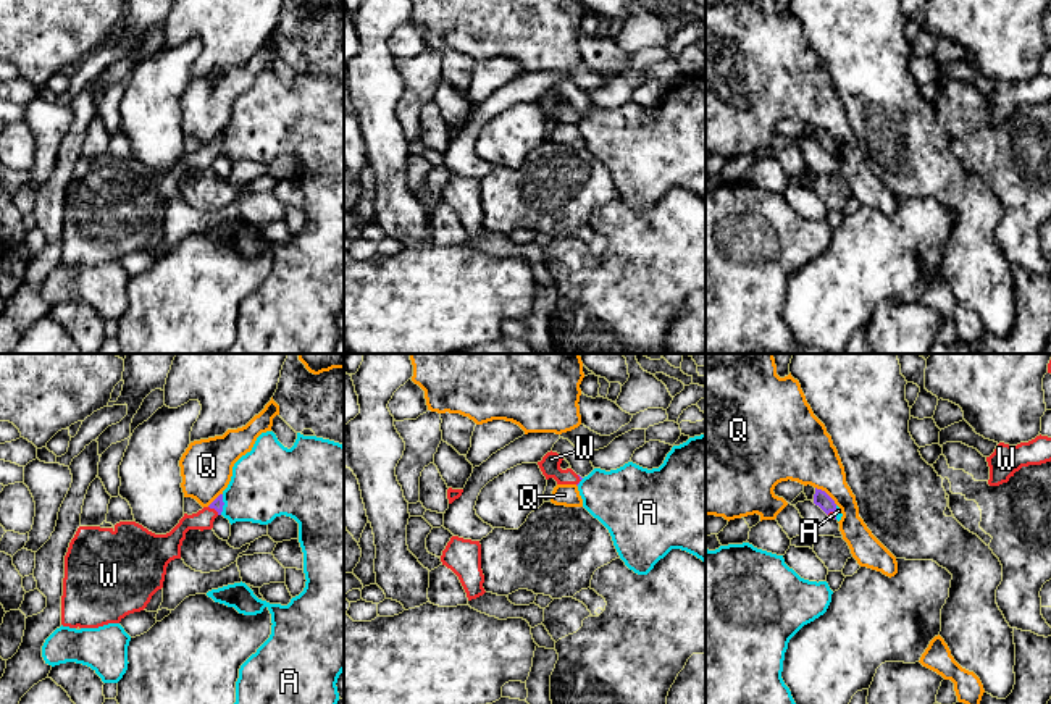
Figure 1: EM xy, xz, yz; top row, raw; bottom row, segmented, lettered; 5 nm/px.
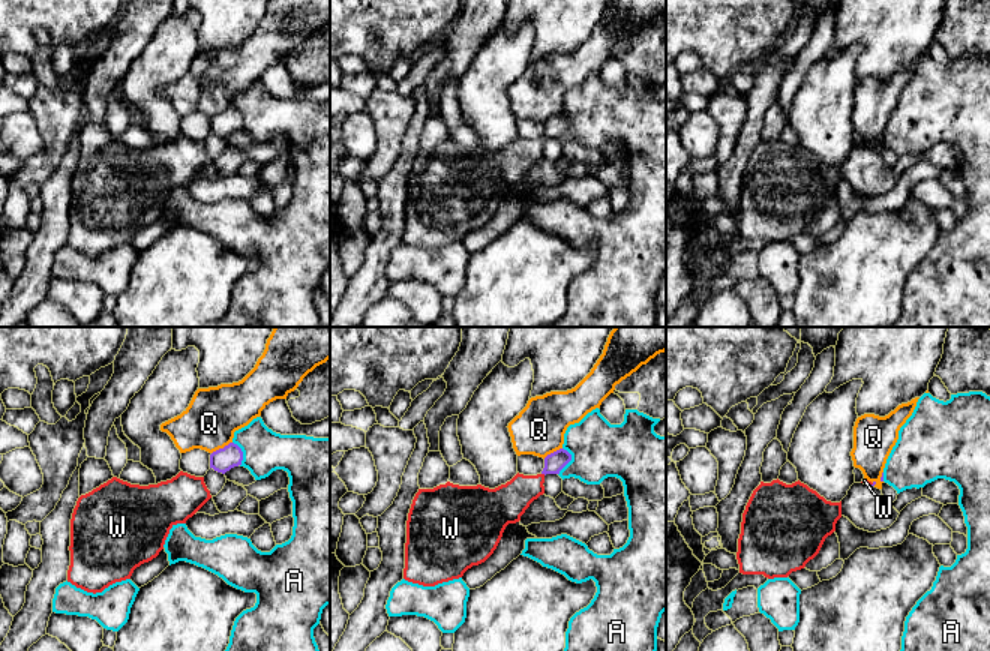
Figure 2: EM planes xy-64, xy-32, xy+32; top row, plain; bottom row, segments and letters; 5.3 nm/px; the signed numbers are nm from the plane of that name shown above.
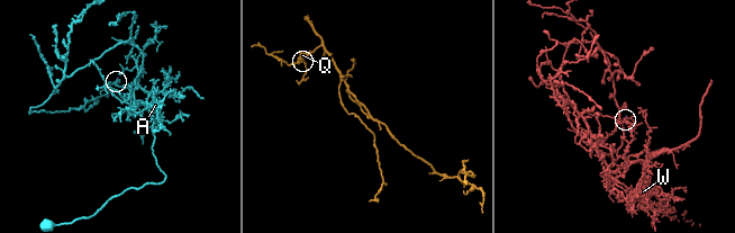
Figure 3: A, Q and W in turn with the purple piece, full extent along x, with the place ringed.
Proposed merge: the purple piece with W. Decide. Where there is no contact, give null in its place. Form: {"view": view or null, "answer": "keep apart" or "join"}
{"view": "xy", "answer": "join"}

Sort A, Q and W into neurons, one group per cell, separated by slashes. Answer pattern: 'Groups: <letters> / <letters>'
Groups: A / Q / W

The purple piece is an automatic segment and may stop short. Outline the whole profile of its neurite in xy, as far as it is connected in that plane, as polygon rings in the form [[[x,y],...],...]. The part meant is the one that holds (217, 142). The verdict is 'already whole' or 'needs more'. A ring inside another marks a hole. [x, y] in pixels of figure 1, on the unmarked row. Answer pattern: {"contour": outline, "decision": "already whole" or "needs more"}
{"contour": [[[220,132],[197,152],[184,152],[166,173],[155,173],[136,160],[119,160],[113,166],[79,165],[65,194],[61,263],[98,266],[119,262],[126,254],[144,249],[152,234],[163,226],[168,202],[181,197],[186,171],[211,168],[223,144],[223,132]]], "decision": "needs more"}

